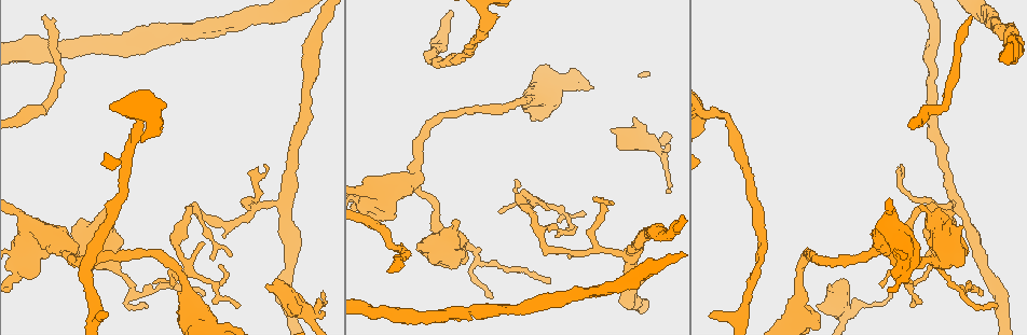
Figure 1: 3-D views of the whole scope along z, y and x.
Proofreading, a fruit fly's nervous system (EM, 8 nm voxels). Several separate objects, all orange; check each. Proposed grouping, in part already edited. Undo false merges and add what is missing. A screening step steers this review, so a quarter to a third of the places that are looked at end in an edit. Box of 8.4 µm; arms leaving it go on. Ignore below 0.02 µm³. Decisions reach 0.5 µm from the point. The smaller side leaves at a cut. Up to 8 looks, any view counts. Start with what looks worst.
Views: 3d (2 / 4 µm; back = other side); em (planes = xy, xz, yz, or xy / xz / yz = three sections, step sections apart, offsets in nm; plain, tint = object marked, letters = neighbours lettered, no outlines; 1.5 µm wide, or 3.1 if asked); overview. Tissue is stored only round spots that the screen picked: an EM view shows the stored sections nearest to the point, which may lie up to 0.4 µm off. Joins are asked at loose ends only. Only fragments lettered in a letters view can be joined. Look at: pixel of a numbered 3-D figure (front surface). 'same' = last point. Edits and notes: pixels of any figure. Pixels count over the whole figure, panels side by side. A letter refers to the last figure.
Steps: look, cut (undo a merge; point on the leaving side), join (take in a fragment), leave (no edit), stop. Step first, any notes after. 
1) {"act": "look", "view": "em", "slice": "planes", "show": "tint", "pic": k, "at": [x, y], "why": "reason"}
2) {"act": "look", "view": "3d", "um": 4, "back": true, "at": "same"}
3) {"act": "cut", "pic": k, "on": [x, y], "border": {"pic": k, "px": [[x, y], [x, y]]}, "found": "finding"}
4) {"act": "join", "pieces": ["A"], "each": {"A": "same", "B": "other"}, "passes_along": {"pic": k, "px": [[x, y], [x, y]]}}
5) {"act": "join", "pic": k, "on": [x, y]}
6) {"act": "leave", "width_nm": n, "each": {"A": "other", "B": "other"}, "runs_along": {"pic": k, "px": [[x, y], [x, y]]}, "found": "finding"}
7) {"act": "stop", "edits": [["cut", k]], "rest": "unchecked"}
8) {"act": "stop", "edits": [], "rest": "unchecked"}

{"act": "look", "view": "3d", "um": 4, "pic": 1, "at": [885, 250], "why": "three arms meet"}

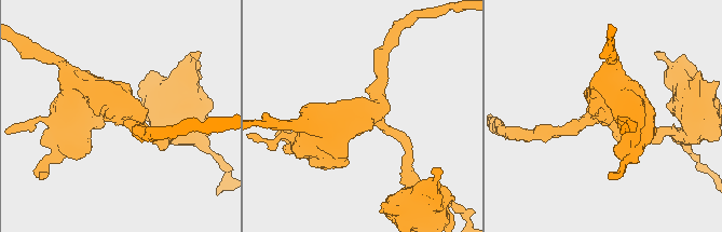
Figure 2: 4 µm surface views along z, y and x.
{"act": "look", "view": "em", "slice": "xz", "step": 8, "show": "tint", "pic": 2, "at": [371, 119], "arms": 3, "arm_widths_nm": [180, 200, 420], "why": "need the tissue"}

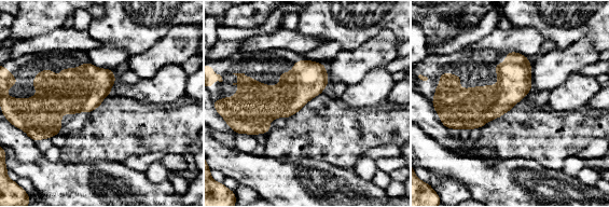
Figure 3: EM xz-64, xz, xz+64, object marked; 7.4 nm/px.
{"act": "look", "view": "em", "slice": "xz", "step": 8, "show": "letters", "at": "same"}

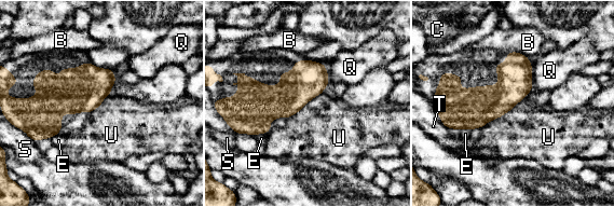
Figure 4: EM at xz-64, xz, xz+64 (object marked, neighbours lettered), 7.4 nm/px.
{"act": "leave", "width_nm": 260, "each": {"B": "other", "C": "other", "E": "other", "Q": "other", "S": "other", "T": "other", "U": "other"}, "border": {"pic": 4, "px": [[515, 105], [480, 128]]}, "found": "one neuron here"}

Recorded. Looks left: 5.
{"act": "look", "view": "em", "slice": "yz", "step": 8, "show": "letters", "pic": 1, "at": [514, 180], "why": "branch stops here"}

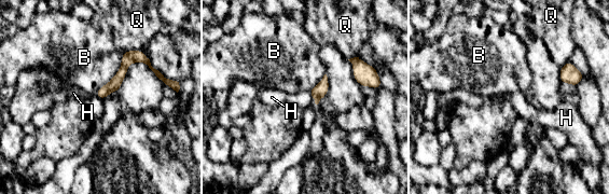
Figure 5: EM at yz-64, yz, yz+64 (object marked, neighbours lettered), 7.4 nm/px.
{"act": "look", "view": "em", "slice": "planes", "show": "letters", "at": "same", "why": "cut it another way"}

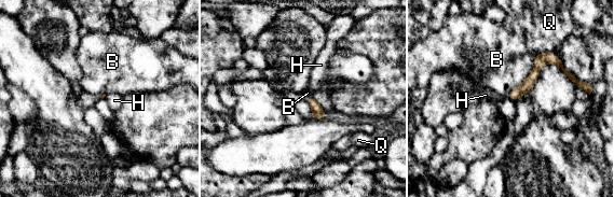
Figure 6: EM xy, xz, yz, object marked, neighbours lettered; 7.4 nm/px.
{"act": "leave", "longest_contact_nm": ["B", 360], "each": {"B": "other", "H": "other", "Q": "other"}, "border": {"pic": 6, "px": [[535, 56], [529, 75], [507, 96]]}, "found": "none of them fits"}

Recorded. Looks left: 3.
{"act": "stop", "edits": [], "rest": "unchecked"}

